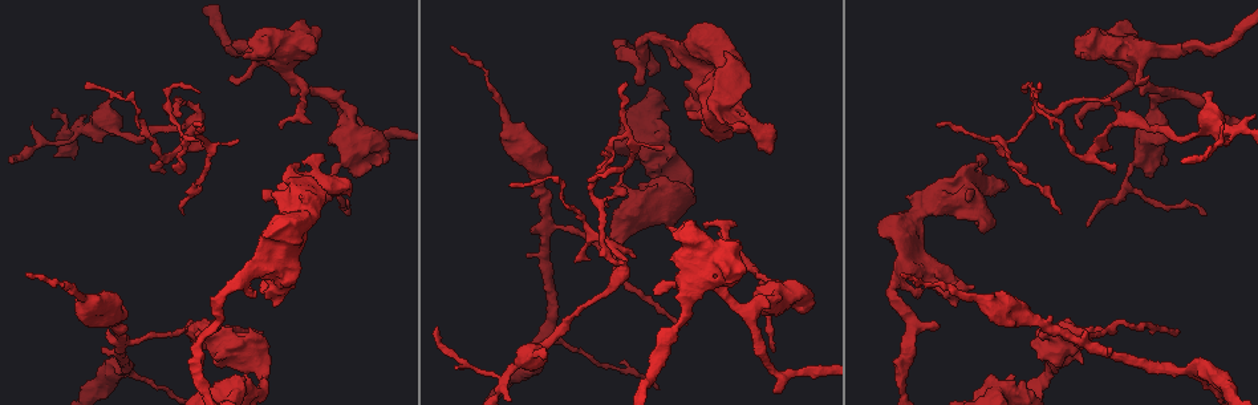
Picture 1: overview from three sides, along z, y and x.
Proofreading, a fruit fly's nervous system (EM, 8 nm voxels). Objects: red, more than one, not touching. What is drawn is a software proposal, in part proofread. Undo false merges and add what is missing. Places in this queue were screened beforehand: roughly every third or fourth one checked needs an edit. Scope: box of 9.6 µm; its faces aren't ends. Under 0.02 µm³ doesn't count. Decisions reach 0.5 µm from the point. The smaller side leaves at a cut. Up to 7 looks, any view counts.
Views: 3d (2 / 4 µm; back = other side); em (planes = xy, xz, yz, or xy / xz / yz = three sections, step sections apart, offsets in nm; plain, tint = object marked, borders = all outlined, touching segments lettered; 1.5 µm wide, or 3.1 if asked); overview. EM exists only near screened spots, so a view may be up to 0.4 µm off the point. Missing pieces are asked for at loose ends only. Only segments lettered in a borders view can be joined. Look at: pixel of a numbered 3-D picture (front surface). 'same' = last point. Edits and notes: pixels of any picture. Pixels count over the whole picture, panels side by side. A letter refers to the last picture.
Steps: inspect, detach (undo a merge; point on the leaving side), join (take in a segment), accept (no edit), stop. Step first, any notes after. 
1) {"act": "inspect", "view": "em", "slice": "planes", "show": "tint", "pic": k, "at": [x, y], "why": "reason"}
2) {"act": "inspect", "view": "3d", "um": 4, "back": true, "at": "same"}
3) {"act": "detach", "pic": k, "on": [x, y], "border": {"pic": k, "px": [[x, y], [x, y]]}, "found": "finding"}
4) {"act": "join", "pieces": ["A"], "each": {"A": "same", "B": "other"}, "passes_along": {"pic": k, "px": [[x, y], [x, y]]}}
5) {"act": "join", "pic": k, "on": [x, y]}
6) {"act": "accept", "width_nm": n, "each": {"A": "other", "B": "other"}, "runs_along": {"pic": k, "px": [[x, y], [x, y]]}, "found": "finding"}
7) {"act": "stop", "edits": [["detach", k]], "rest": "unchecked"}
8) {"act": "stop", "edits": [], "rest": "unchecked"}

{"act": "inspect", "view": "em", "slice": "planes", "show": "borders", "pic": 1, "at": [936, 126], "why": "free end"}

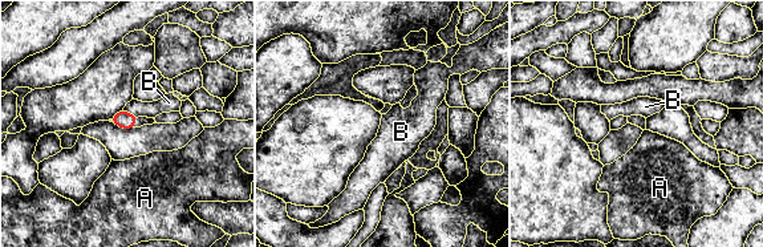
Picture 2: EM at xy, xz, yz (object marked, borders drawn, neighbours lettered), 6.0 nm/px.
{"act": "accept", "longest_contact_nm": ["B", 100], "each": {"A": "other", "B": "other"}, "border": {"pic": 2, "px": [[124, 109], [137, 117]]}, "found": "no lettered segment goes on from it"}

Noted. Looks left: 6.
{"act": "inspect", "view": "3d", "um": 4, "pic": 1, "at": [1105, 329], "why": "sharp bend"}

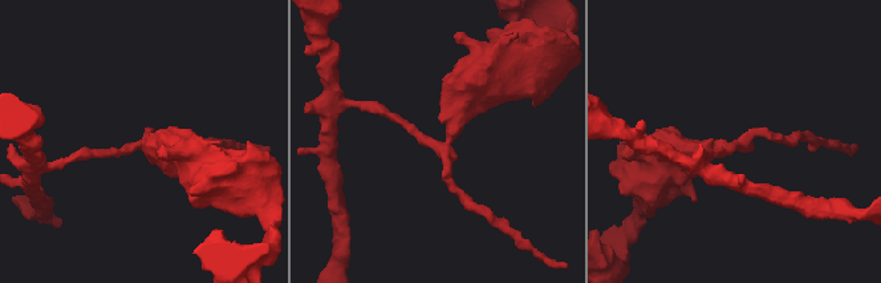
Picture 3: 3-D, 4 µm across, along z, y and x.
{"act": "inspect", "view": "em", "slice": "yz", "step": 4, "show": "borders", "pic": 3, "at": [730, 145], "arms": 3}

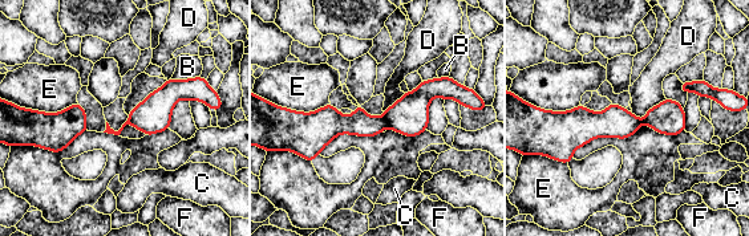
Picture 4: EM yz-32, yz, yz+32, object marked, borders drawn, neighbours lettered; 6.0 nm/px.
{"act": "inspect", "view": "em", "slice": "planes", "show": "borders", "at": "same"}

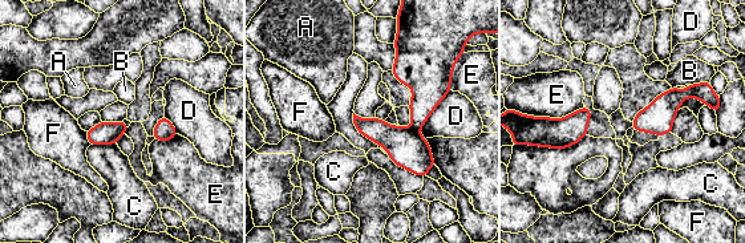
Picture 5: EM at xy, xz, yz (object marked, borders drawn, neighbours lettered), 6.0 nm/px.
{"act": "detach", "pic": 5, "on": [408, 149], "width_nm": 140, "each": {"A": "other", "B": "other", "C": "other", "D": "other", "E": "other", "F": "other"}, "border": {"pic": 5, "px": [[409, 128], [417, 132]]}, "found": "two neurons meet here"}

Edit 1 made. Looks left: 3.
{"act": "inspect", "view": "3d", "um": 4, "back": true, "pic": 1, "at": [1086, 224], "why": "tapers out"}

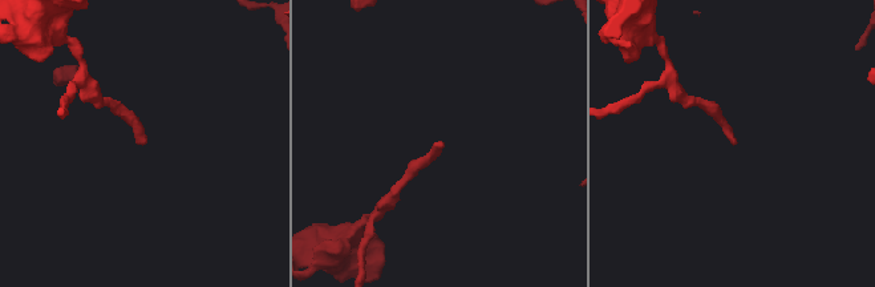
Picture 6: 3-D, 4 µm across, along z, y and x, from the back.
{"act": "inspect", "view": "em", "slice": "yz", "step": 4, "show": "tint", "pic": 6, "at": [735, 144], "why": "need the tissue"}

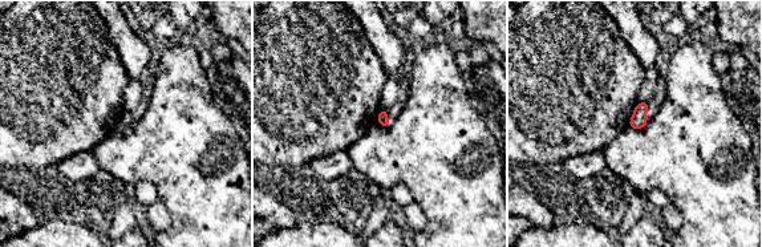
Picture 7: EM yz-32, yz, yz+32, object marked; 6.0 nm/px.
{"act": "inspect", "view": "em", "slice": "planes", "show": "borders", "at": "same"}

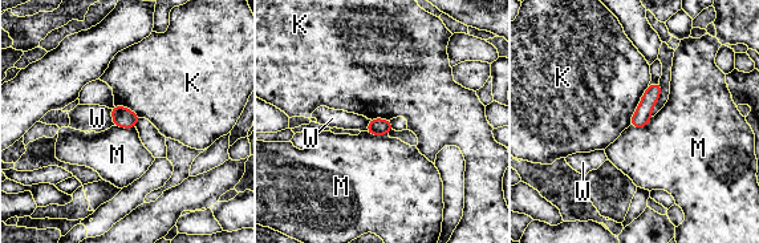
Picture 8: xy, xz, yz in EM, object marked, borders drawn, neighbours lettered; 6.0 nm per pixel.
{"act": "accept", "longest_contact_nm": ["K", 260], "each": {"K": "other", "M": "other", "W": "other"}, "found": "none of them fits"}

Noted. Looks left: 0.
{"act": "stop", "edits": [["detach", 5]], "rest": "unchecked"}

